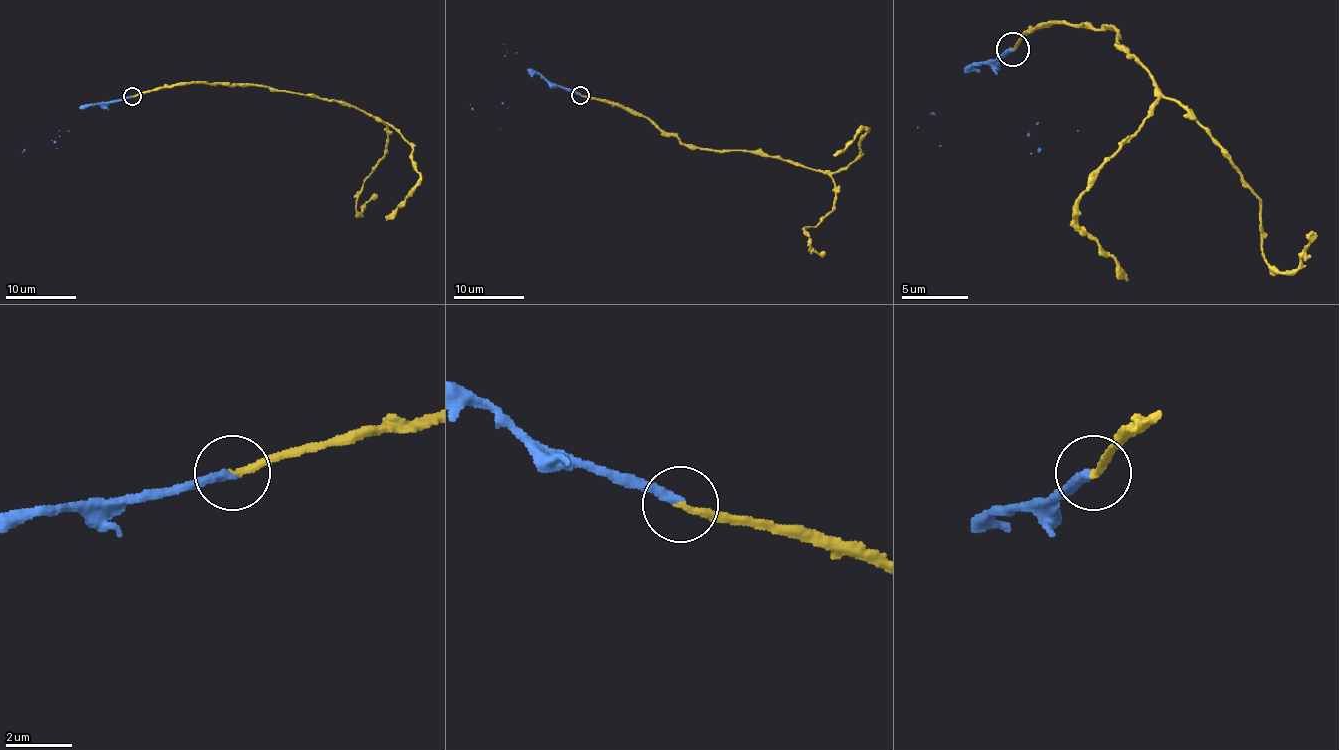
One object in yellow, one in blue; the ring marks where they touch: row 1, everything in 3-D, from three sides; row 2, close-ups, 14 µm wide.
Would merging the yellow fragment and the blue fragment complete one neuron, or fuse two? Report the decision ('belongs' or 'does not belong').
belongs

